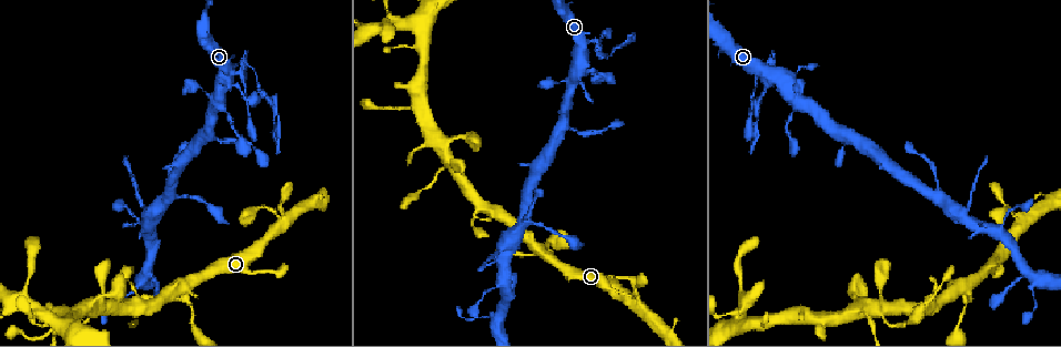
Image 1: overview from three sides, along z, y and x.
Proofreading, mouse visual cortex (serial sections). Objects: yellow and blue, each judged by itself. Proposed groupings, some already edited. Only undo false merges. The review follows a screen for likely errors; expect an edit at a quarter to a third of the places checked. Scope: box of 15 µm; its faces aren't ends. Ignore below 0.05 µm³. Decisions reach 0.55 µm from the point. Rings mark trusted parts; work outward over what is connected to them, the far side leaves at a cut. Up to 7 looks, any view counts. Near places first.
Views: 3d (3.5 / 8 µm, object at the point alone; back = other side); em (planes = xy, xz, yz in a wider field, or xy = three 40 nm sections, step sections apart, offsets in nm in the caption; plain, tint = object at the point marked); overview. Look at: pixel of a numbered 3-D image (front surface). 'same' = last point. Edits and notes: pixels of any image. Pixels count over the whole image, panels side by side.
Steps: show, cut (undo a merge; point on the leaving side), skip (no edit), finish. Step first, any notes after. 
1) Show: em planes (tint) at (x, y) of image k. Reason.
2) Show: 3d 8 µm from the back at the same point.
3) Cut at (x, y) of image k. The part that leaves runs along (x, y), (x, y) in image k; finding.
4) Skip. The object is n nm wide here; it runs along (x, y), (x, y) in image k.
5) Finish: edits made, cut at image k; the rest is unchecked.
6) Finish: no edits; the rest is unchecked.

Show: em planes (tint) at (186, 286) of image 1. Four or more arms meet.

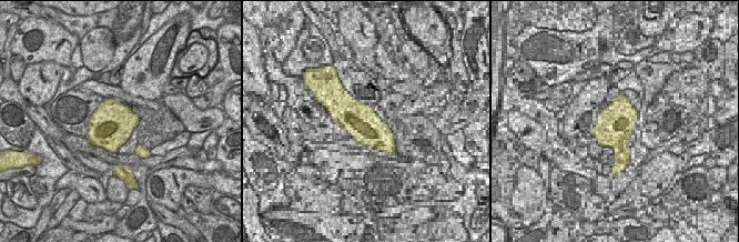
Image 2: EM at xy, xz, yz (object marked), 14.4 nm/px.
Show: 3d 3.5 µm at the same point. See where the arms go.

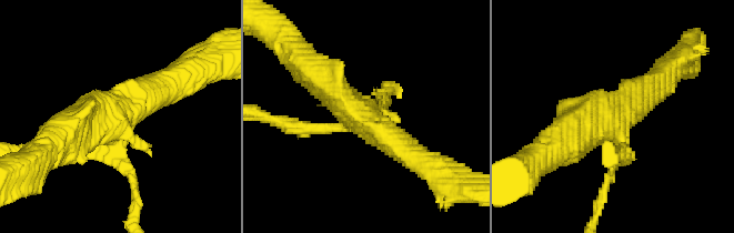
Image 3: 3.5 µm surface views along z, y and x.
Skip. It runs along (418, 159), (352, 111), (308, 68) in image 3; continuous, no second cell.

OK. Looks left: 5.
Show: 3d 3.5 µm at (178, 194) of image 1. Four or more arms meet.

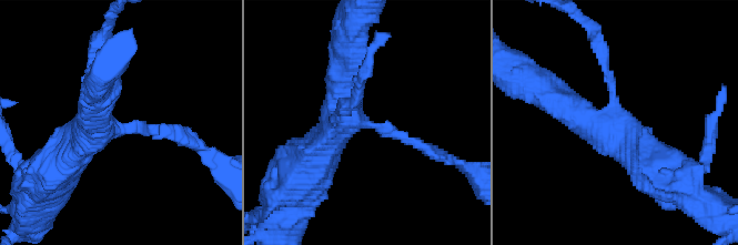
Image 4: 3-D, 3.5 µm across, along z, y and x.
Show: em xy step 1 (tint) at (113, 129) of image 4. 4 arms meet here; the arms are 100, 150, 400, 600 nm wide; need the tissue.

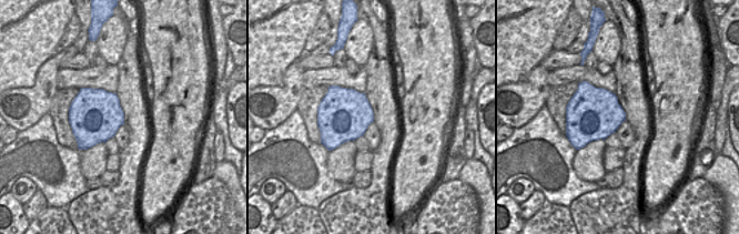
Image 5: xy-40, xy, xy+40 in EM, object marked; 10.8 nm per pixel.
Skip. It runs along (543, 90), (657, 164) in image 4; continuous, no second cell.

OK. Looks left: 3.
Show: em xy step 5 (tint) at (417, 149) of image 1. Narrows sharply.

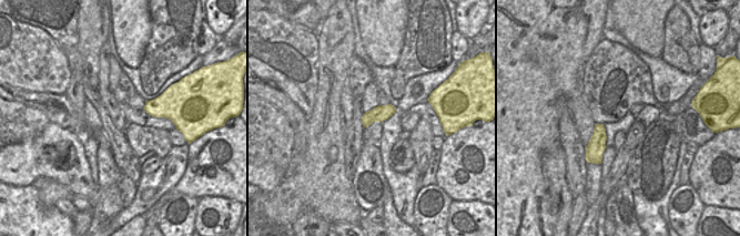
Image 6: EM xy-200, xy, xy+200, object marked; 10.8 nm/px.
Show: 3d 3.5 µm at the same point. See where the arms go.

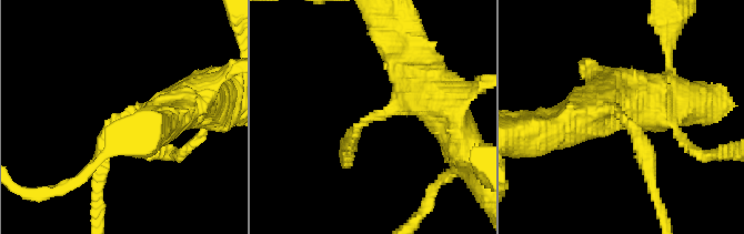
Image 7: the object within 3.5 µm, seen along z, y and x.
Cut at (100, 141) of image 7. The arms are 250, 600 nm wide; two cells meet here.

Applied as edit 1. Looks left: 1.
Finish: edits made, cut at image 7; the rest is unchecked.

